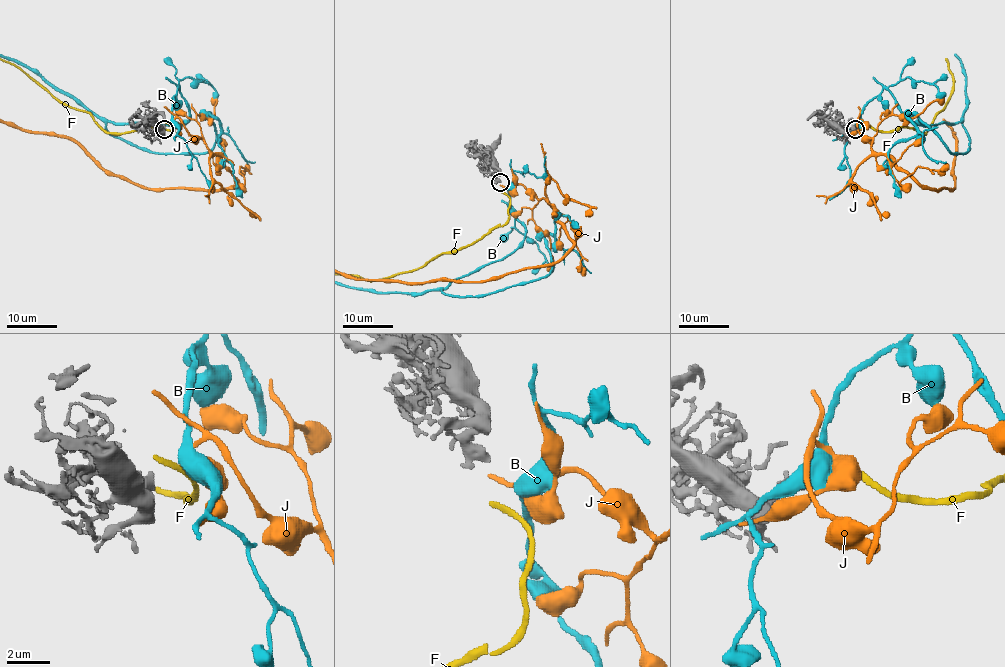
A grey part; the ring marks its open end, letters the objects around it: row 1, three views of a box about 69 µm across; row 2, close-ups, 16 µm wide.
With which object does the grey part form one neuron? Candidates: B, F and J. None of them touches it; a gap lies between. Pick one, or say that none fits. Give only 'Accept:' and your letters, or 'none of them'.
Accept: none of them

